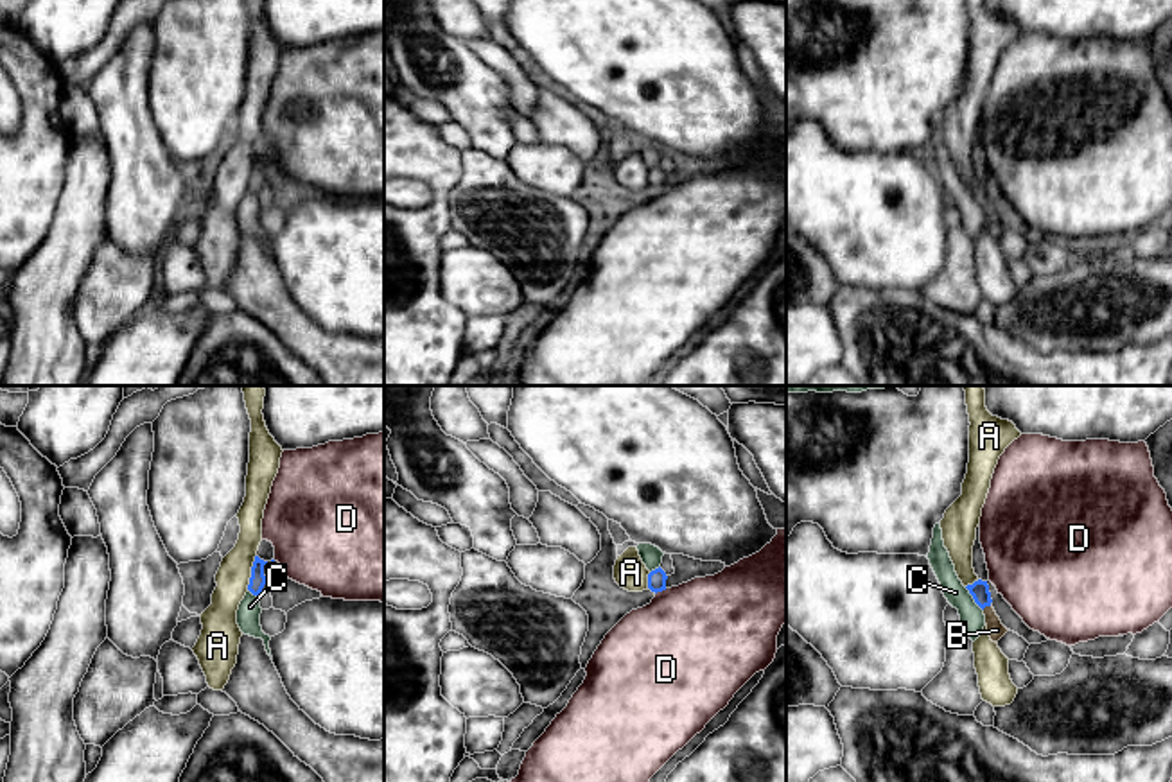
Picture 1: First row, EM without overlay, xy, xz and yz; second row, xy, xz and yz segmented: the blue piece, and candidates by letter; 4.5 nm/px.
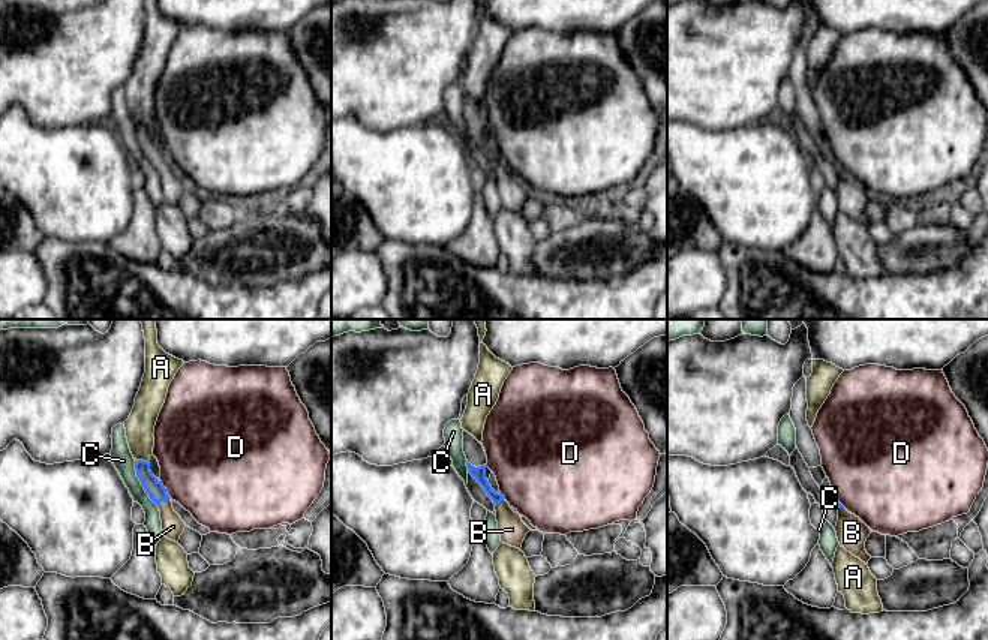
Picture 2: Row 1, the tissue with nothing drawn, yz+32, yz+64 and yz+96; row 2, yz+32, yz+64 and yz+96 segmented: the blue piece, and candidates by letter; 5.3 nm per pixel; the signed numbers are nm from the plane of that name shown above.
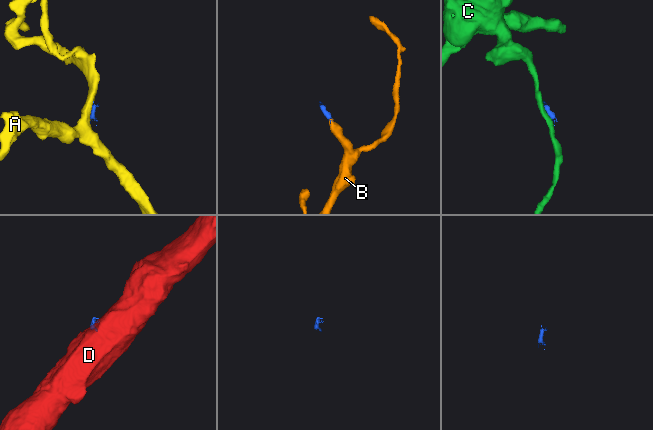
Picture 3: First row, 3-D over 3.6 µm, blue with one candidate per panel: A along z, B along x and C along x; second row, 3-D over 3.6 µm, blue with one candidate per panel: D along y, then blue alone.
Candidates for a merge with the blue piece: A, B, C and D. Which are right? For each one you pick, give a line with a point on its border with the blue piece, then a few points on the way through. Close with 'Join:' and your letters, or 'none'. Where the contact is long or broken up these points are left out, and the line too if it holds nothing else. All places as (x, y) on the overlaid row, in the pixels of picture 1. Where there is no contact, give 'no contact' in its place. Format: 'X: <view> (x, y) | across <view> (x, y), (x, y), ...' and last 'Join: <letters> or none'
B: yz (986, 605) | across yz (980, 592), (986, 605), (997, 630)
Join: B

